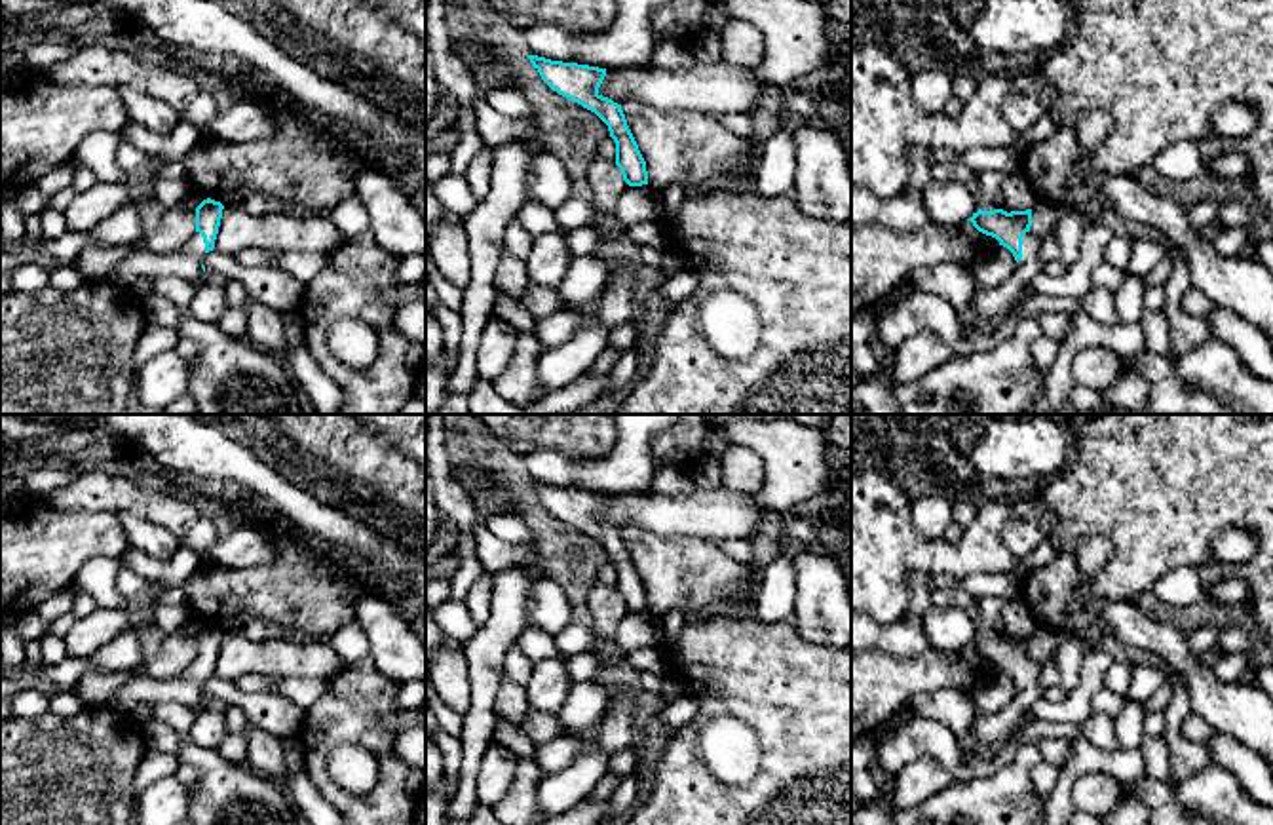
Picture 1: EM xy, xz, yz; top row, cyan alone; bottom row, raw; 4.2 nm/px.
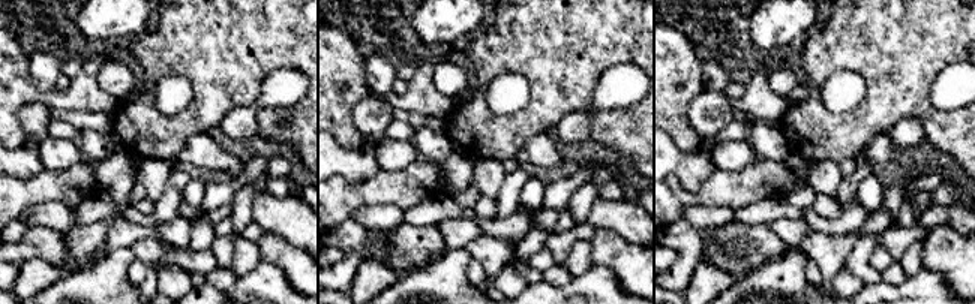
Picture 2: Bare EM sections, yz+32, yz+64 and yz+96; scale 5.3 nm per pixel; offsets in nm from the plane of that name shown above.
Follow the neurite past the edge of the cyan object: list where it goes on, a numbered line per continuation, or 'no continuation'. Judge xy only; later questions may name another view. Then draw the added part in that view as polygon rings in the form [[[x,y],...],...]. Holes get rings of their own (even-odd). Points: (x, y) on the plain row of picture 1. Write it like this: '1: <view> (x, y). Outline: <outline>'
1: xy (185, 689). Outline: [[[200,658],[175,679],[133,677],[124,686],[116,688],[108,705],[127,711],[139,701],[154,703],[182,703],[190,709],[203,703],[205,669]]]

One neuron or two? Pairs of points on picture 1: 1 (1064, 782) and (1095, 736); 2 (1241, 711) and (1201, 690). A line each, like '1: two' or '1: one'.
1: two
2: one

